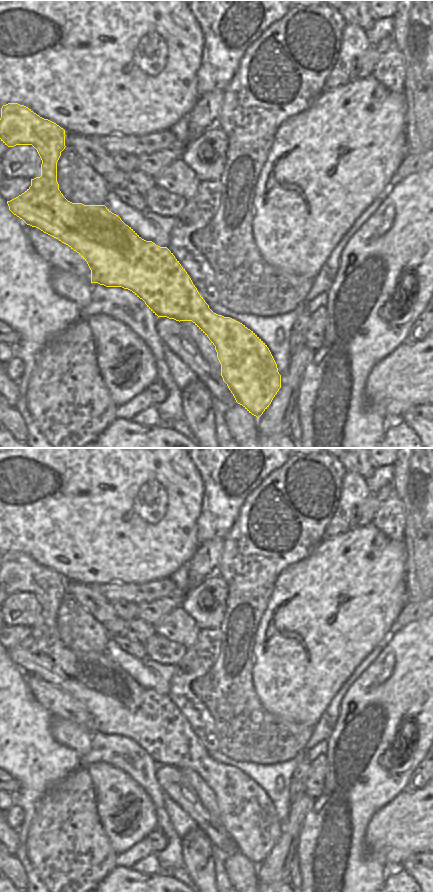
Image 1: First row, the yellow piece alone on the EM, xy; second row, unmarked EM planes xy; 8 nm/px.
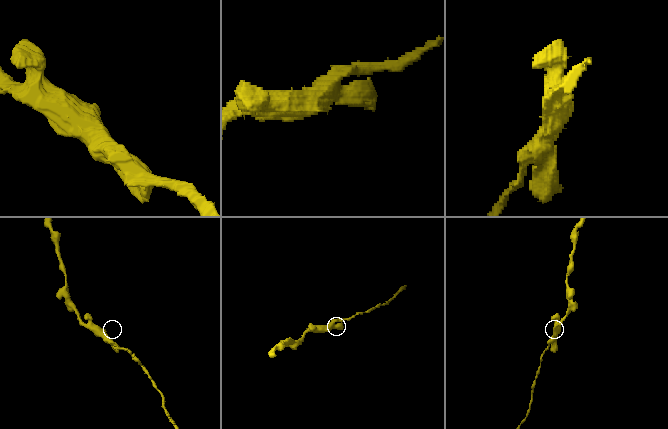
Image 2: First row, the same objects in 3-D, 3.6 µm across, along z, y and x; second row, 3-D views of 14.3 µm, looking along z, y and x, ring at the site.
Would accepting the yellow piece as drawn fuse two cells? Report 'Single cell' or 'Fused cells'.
Single cell.

